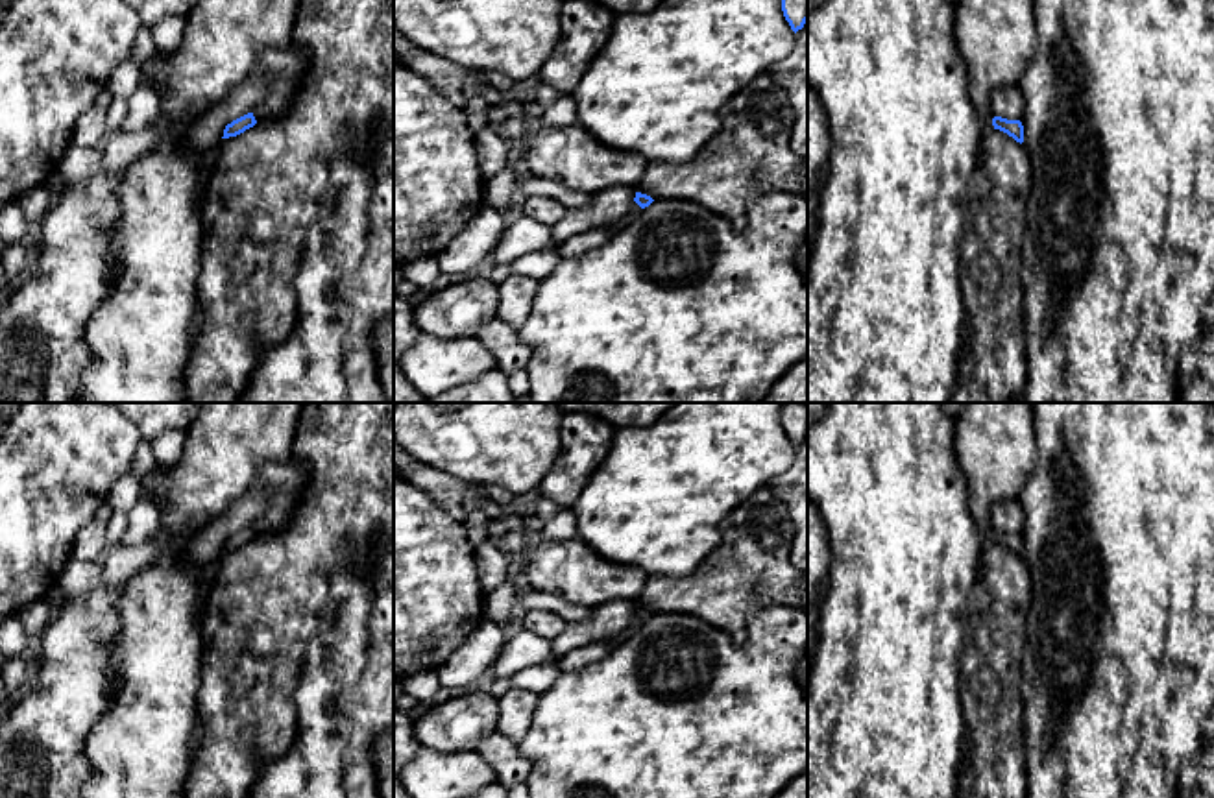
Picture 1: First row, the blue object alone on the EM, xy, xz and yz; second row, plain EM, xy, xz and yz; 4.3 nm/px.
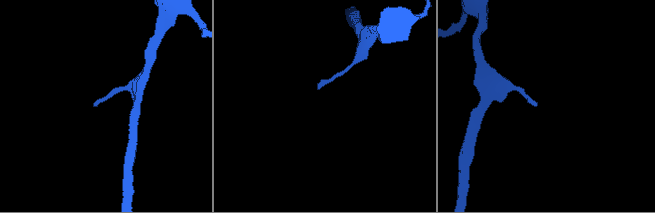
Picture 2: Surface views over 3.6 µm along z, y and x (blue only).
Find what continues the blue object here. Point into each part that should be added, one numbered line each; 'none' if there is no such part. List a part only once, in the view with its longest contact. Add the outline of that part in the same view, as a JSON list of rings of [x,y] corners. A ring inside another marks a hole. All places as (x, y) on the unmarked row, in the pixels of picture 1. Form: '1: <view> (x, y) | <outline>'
none

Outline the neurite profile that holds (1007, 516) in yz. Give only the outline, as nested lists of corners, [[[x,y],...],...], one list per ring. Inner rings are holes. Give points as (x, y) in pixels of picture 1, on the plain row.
[[[1013,499],[994,504],[990,512],[990,521],[994,530],[1002,530],[1007,534],[1022,534],[1026,515],[1022,504]]]

